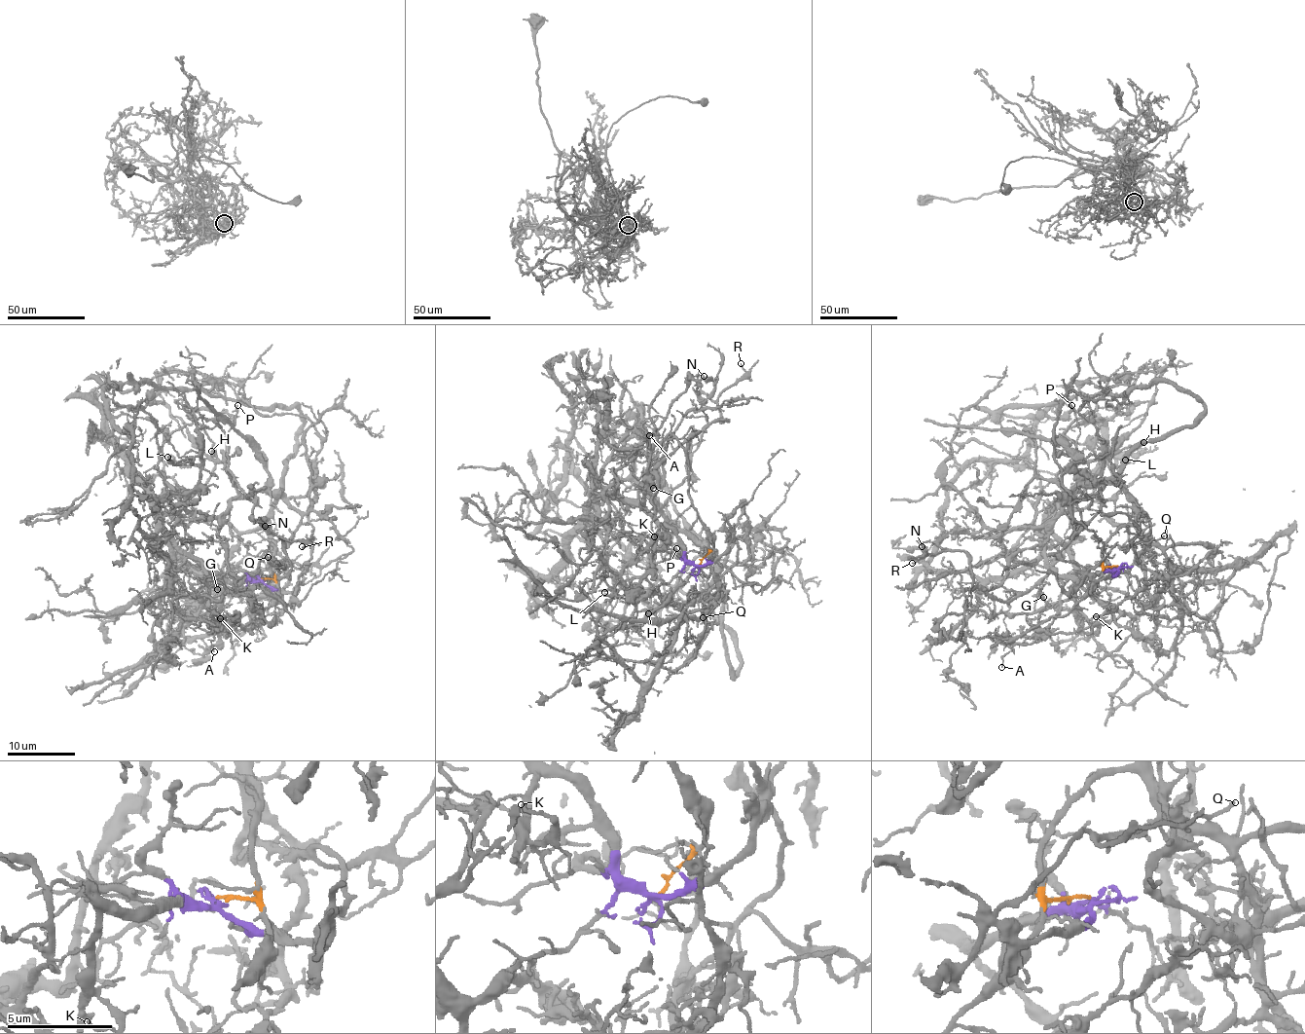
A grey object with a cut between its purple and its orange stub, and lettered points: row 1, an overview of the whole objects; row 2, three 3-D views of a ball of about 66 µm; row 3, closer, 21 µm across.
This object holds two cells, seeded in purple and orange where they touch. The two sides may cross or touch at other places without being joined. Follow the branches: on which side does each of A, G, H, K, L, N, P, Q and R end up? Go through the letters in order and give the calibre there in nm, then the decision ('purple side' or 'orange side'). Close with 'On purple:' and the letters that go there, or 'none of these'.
A: 130 nm thick; purple side
G: 140 nm thick; purple side
H: 220 nm thick; orange side
K: 140 nm thick; purple side
L: 140 nm thick; orange side
N: 80 nm thick; purple side
P: 140 nm thick; orange side
Q: 140 nm thick; orange side
R: 110 nm thick; purple side
On purple: A, G, K, N, R

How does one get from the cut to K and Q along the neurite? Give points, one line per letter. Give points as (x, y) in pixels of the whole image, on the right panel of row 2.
K: (1117, 566), (1117, 570), (1090, 573), (1080, 583), (1106, 607), (1096, 616)
Q: (1117, 566), (1105, 567), (1102, 547), (1120, 529), (1132, 526), (1151, 542), (1165, 536)

